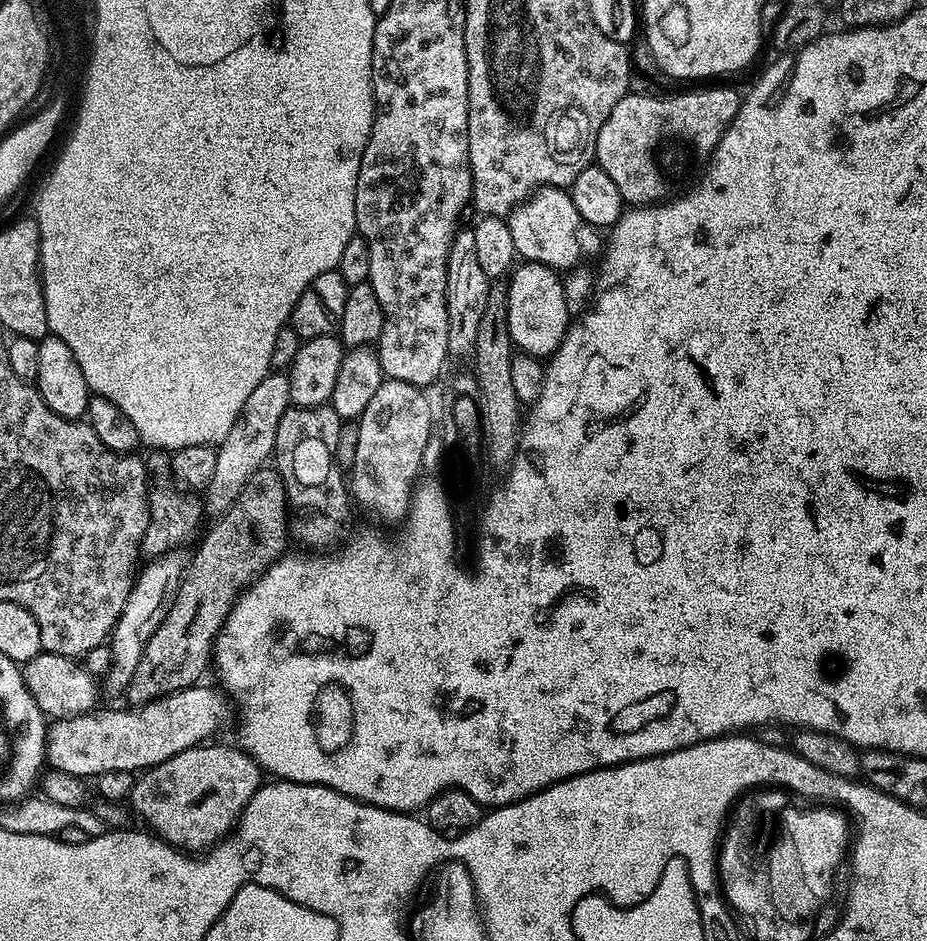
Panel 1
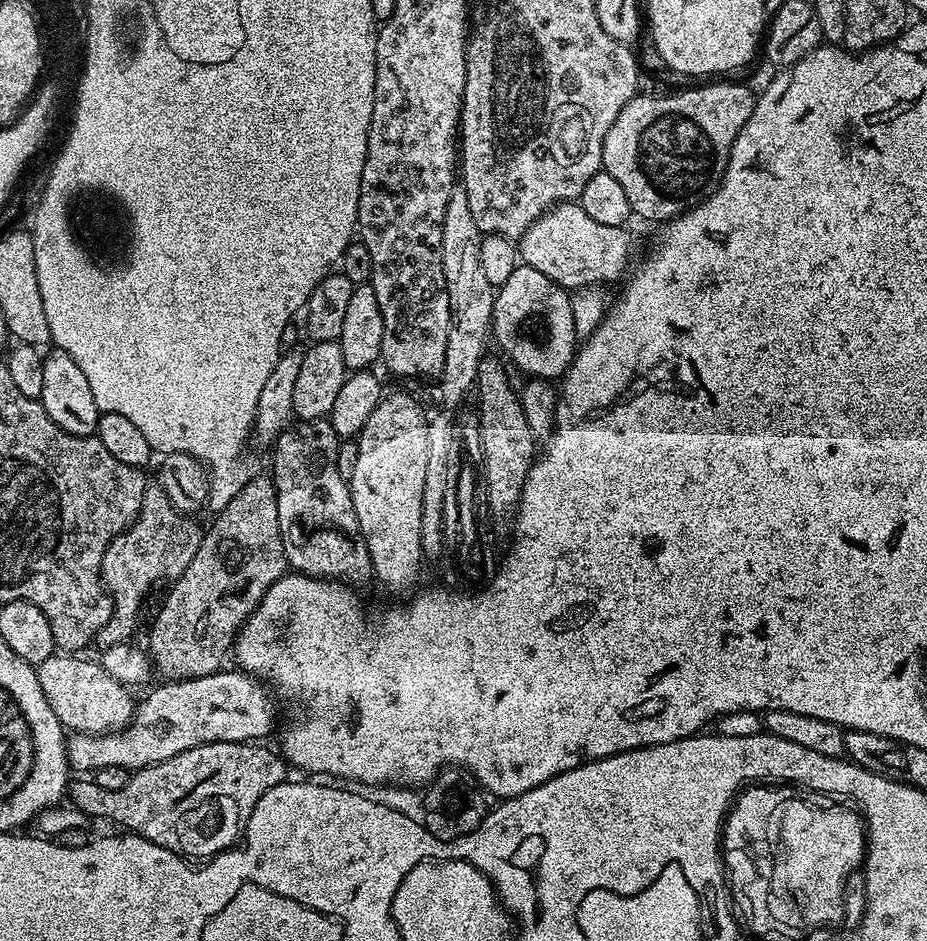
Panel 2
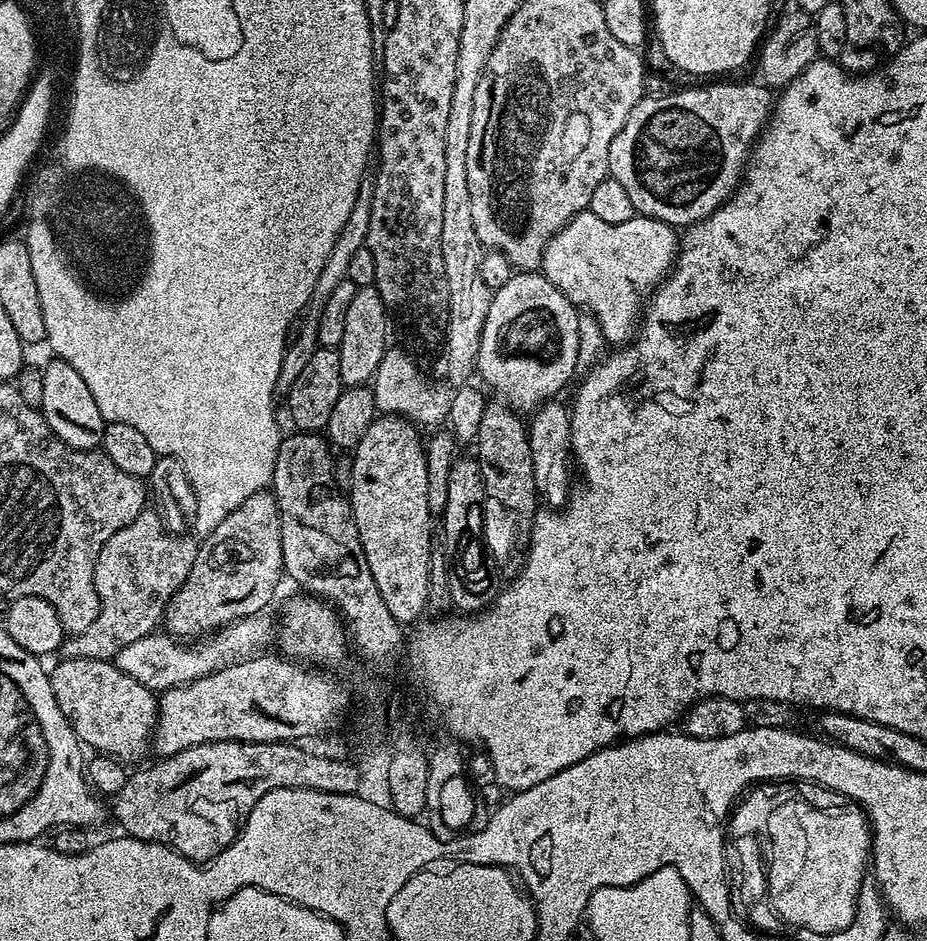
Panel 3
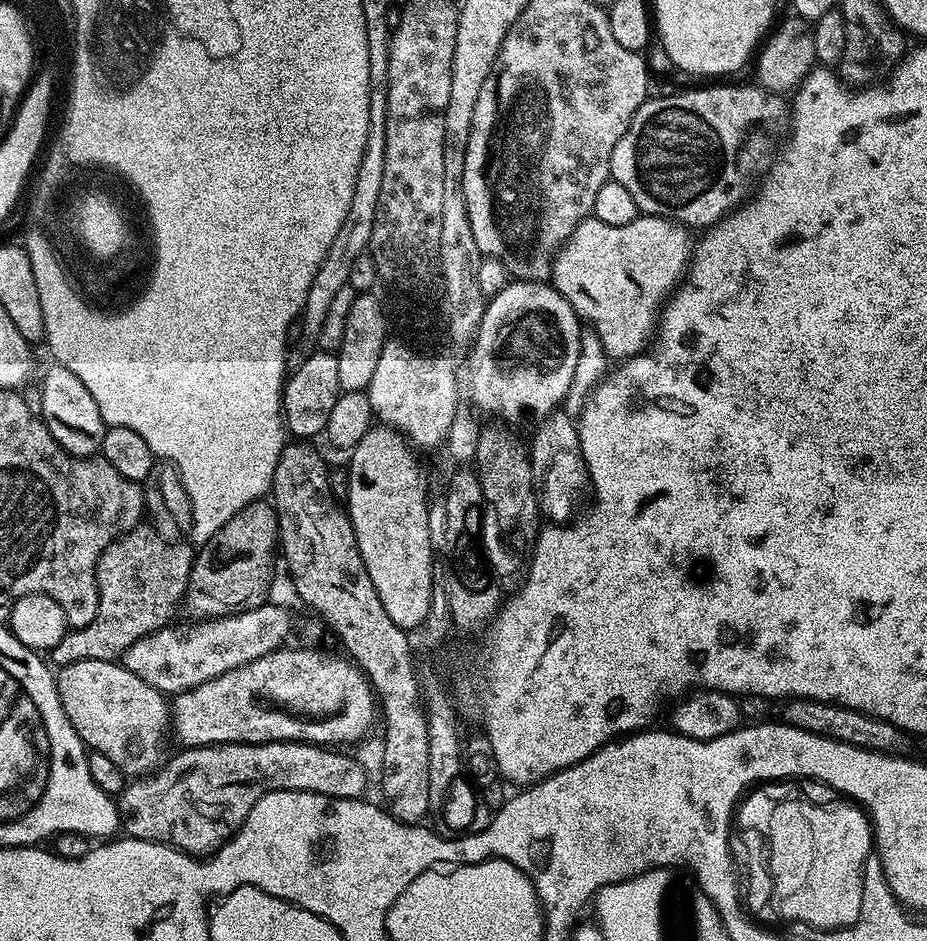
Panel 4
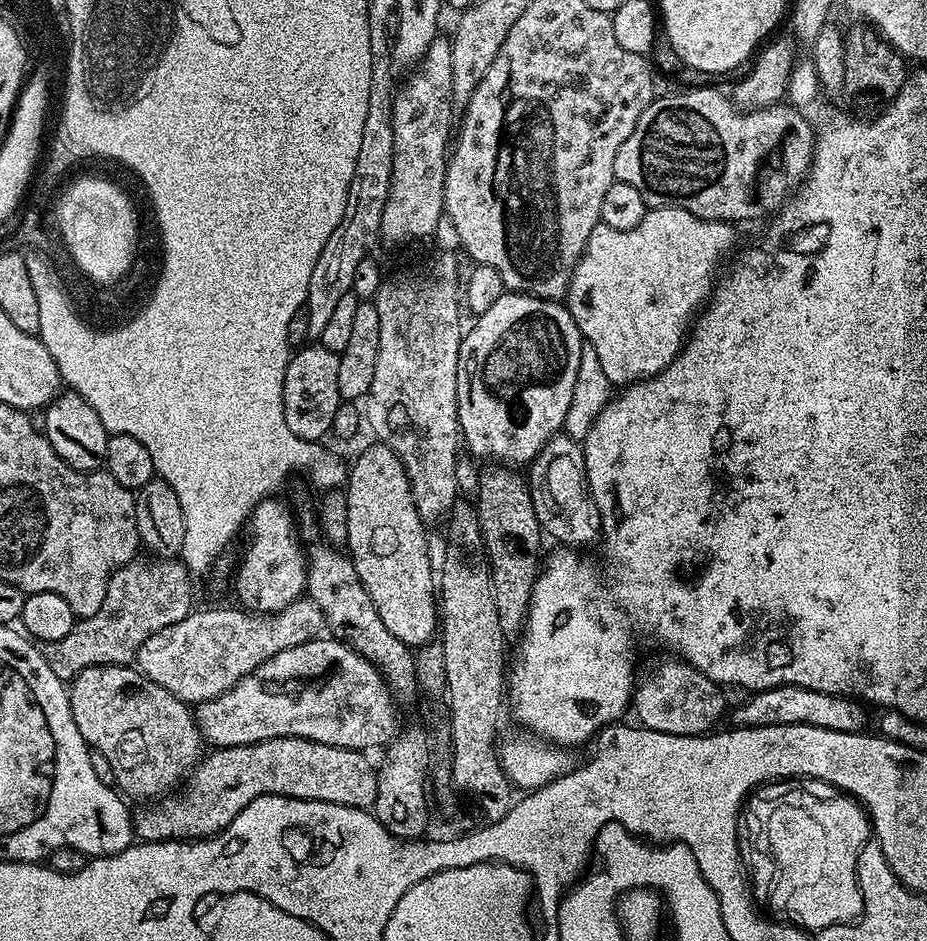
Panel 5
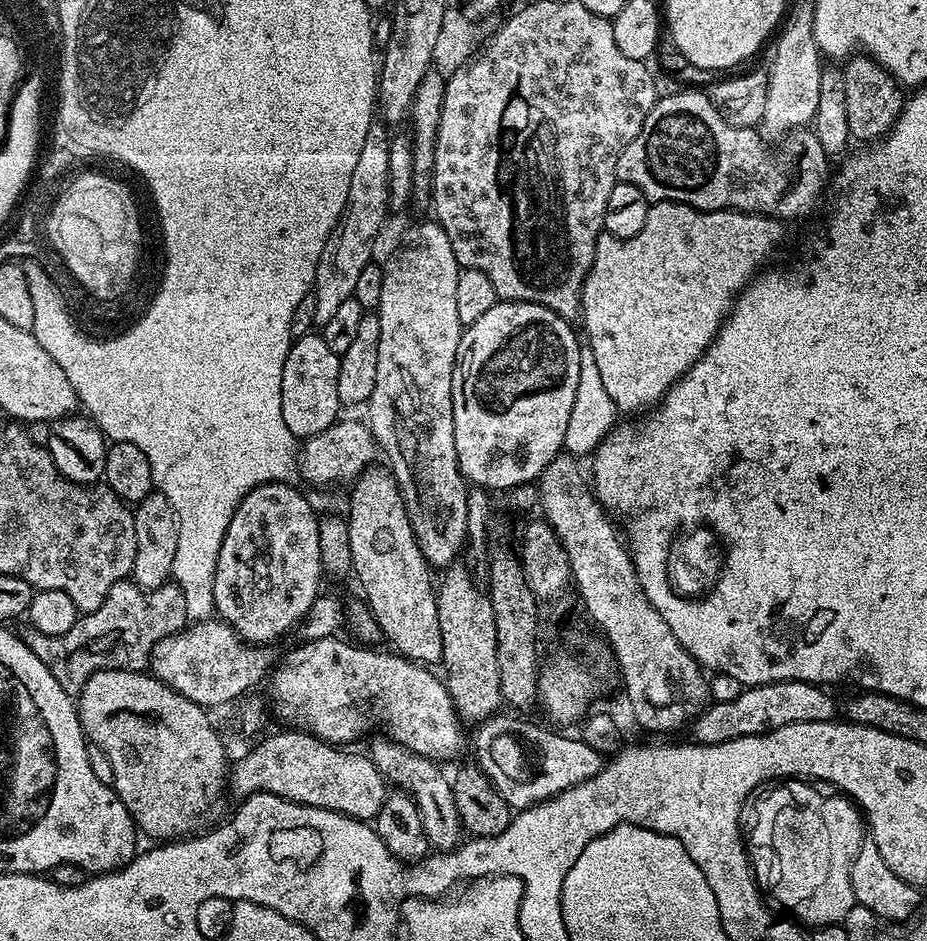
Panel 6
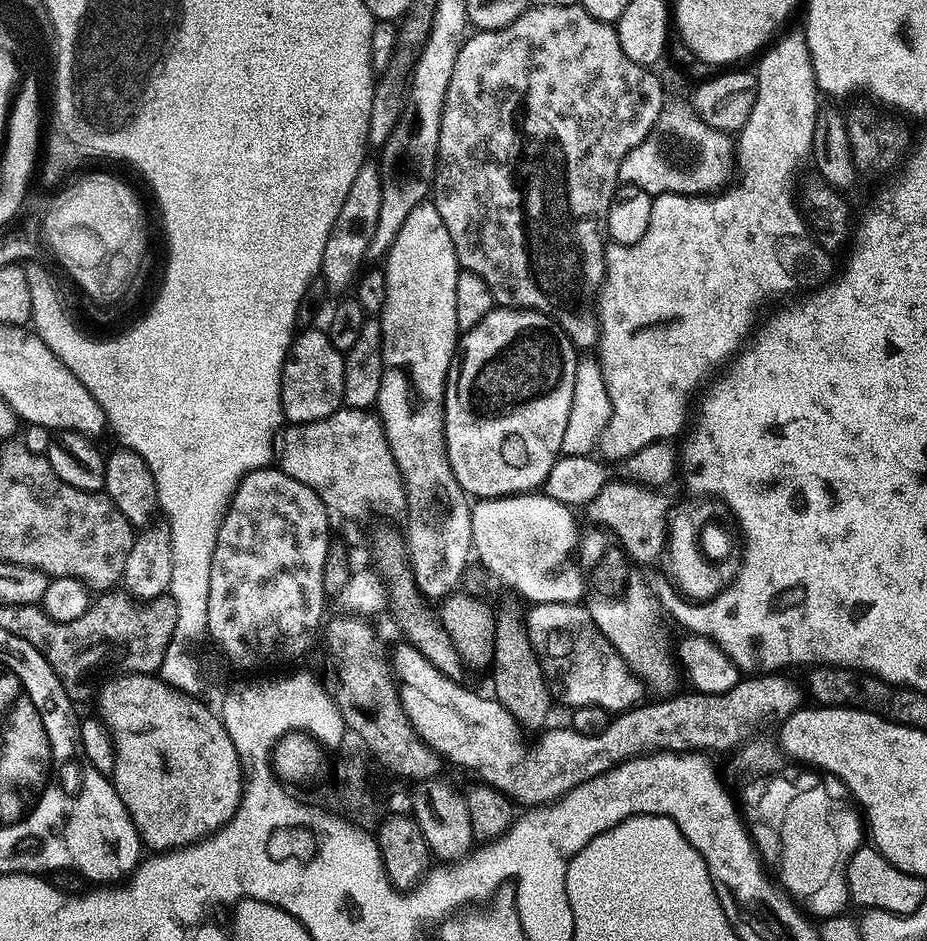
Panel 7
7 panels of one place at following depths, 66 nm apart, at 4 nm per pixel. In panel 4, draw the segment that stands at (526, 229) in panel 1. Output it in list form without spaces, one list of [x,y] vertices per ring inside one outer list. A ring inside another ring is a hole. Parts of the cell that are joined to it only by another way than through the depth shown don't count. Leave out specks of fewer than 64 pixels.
[[[640,214],[626,226],[606,226],[590,215],[557,253],[552,262],[554,287],[581,321],[598,334],[613,361],[630,360],[649,347],[648,339],[657,331],[666,301],[689,271],[694,240],[688,235],[685,225],[666,216]]]

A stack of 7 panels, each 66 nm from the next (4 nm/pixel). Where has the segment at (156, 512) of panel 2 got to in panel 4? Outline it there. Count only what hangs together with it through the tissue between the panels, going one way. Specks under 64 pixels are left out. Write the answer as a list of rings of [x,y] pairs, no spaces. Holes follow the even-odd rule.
[[[137,526],[119,540],[108,546],[96,563],[96,585],[98,586],[98,614],[94,622],[81,628],[72,628],[54,646],[50,653],[53,665],[63,666],[79,660],[119,661],[124,652],[138,639],[173,623],[172,615],[185,603],[188,595],[188,579],[194,552],[187,543],[169,542],[162,539],[151,526]]]

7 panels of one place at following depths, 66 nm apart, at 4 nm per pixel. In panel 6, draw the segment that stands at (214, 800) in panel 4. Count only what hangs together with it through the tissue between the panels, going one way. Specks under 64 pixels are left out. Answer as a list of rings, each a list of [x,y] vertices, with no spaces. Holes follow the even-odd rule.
[[[301,729],[284,731],[288,732],[278,732],[264,739],[246,756],[233,761],[230,790],[236,797],[270,792],[296,803],[334,809],[365,822],[375,819],[385,802],[388,782],[367,753],[329,744]]]

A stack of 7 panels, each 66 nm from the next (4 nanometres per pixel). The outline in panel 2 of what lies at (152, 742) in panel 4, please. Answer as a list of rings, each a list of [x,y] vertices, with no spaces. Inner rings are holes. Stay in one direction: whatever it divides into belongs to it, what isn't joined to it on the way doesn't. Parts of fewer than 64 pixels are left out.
[[[54,654],[46,662],[35,665],[38,686],[50,702],[50,710],[72,732],[115,732],[123,730],[132,722],[134,700],[125,685],[120,684],[103,669],[95,659],[83,660],[80,654]]]

